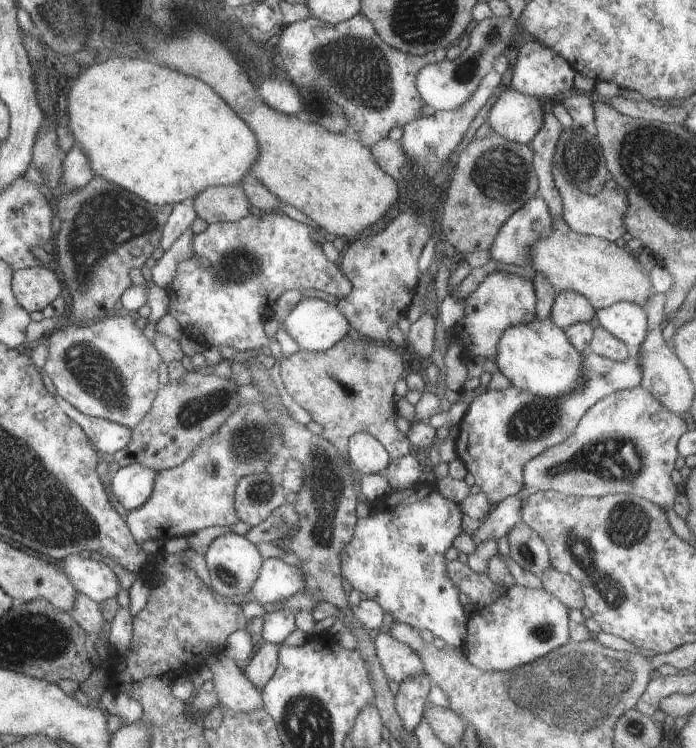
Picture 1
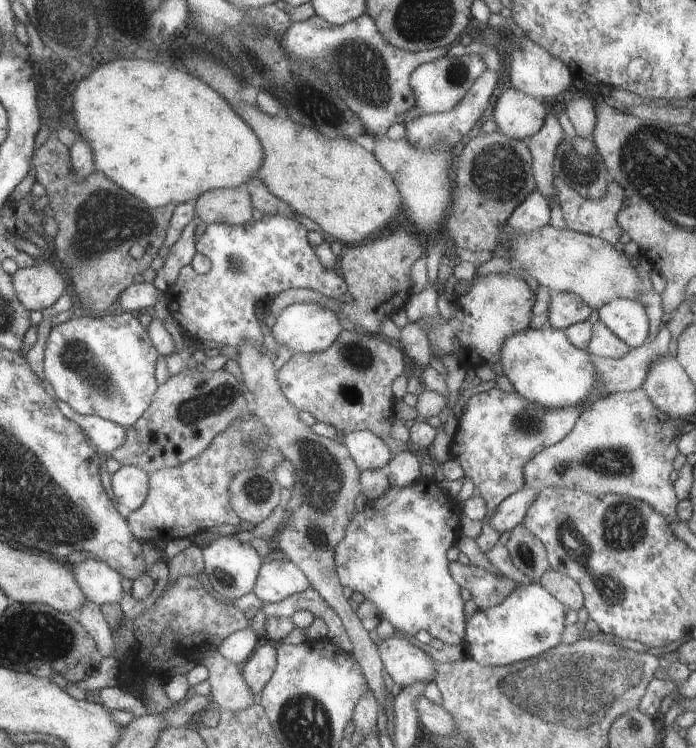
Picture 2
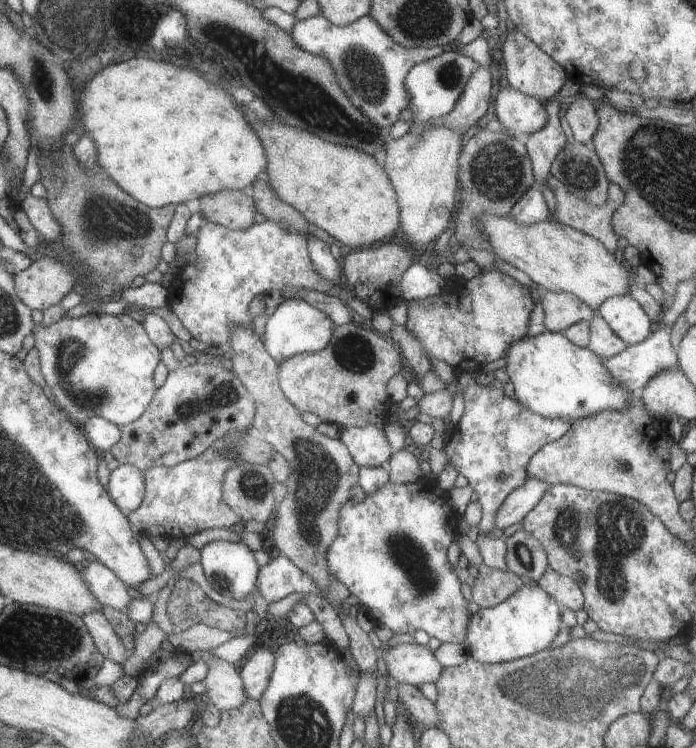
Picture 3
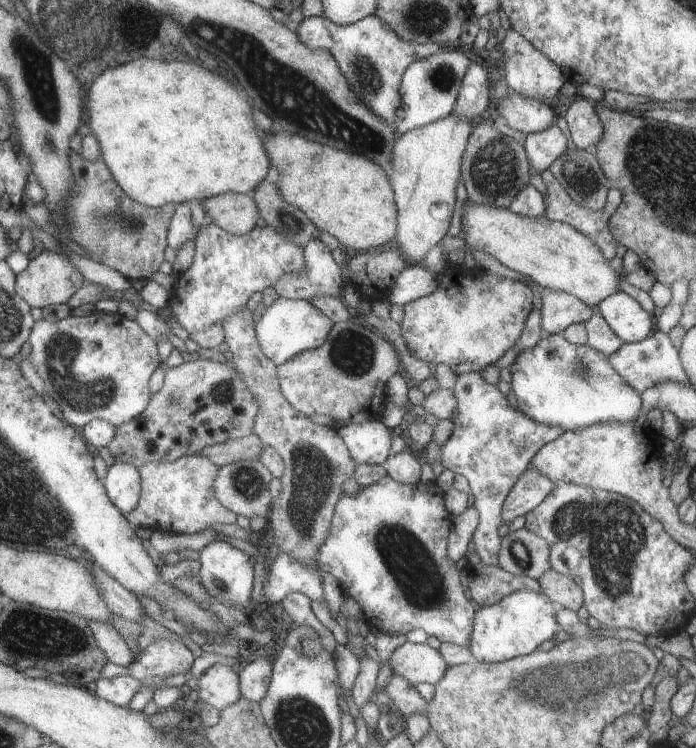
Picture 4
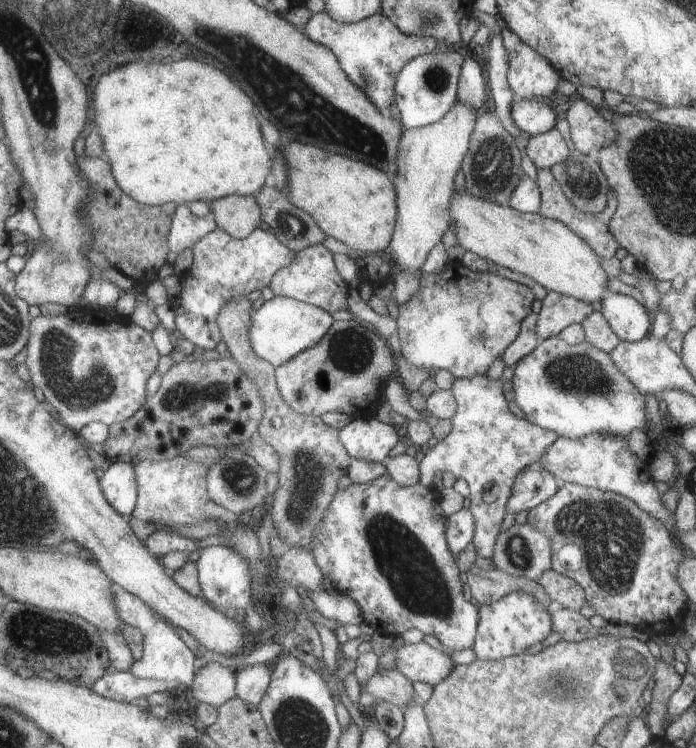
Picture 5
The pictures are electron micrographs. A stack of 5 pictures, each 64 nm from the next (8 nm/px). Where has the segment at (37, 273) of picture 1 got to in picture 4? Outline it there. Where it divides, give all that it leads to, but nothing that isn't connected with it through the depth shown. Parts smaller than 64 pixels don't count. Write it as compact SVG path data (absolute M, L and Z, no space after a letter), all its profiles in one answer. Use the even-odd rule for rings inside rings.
M43 250L39 256L35 256L29 262L27 270L17 274L15 288L17 288L17 294L31 308L43 308L43 306L51 306L51 304L53 306L55 304L65 304L81 288L81 282L85 282L85 278L81 278L81 274L63 256L57 256L55 252Z

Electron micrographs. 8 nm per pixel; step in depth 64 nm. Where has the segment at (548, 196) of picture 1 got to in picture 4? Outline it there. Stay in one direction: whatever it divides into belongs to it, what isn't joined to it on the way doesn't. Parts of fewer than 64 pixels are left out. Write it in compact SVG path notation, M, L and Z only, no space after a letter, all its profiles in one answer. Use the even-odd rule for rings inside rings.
M557 116L549 128L545 128L543 132L537 132L537 134L527 134L527 138L523 142L529 166L537 174L543 174L551 166L551 162L555 162L563 152L567 152L565 136L561 134L561 130L557 128L555 122L557 122Z

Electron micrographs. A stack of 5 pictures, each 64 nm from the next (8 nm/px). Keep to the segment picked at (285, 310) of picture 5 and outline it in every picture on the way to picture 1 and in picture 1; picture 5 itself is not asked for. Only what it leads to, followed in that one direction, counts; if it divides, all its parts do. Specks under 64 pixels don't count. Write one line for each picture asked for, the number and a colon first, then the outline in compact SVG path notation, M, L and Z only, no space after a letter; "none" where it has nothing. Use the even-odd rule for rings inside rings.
1: M305 298L289 316L279 324L297 342L299 350L325 352L343 340L351 328L349 320L337 308L337 304L323 302L319 298Z
2: M291 304L275 320L271 338L275 338L275 342L279 346L283 344L287 348L293 348L293 352L297 352L297 354L315 354L315 352L323 352L331 344L335 344L335 340L339 338L341 332L343 332L343 328L339 326L337 316L331 310L323 308L321 304Z
3: M285 300L275 308L275 312L267 320L263 344L265 344L265 350L269 352L269 356L275 358L275 362L279 364L283 358L289 360L295 354L313 354L313 352L323 350L331 342L335 328L337 328L337 324L333 324L329 320L329 316L325 316L317 308L305 304L303 300Z
4: M277 298L259 318L259 322L255 322L255 336L259 338L259 346L263 354L269 360L273 360L277 366L281 366L283 362L287 362L289 358L301 352L321 348L331 328L333 328L333 322L327 316L323 316L317 308L313 308L307 300Z

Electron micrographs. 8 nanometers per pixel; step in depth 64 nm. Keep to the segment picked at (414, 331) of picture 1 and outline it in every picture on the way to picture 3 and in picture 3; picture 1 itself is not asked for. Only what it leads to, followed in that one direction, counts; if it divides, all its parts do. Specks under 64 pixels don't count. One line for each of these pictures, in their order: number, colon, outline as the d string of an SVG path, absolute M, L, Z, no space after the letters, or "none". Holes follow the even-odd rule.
2: M407 324L401 328L401 336L397 346L405 356L409 356L417 366L429 366L429 358L433 356L433 348L429 344L427 332L421 324Z
3: M391 326L389 336L391 336L393 344L399 348L399 352L403 354L403 358L407 360L407 364L417 374L417 378L421 378L423 374L427 374L431 370L433 364L427 358L425 350L423 350L423 346L415 334L409 334L405 326Z

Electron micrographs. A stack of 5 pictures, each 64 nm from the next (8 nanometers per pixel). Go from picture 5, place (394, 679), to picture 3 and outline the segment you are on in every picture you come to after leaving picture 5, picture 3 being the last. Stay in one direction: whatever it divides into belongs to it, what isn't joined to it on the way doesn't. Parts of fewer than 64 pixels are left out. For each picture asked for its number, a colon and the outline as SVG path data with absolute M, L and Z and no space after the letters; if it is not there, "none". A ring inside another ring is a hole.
3: M395 684L395 686L397 686L397 698L399 698L397 702L407 708L413 722L423 726L425 730L439 726L439 712L437 712L435 704L429 702L421 694L419 688L409 686L409 684Z
4: M393 674L383 692L391 696L391 708L397 710L401 716L427 716L429 712L429 702L415 690L413 684L409 684L401 676Z

